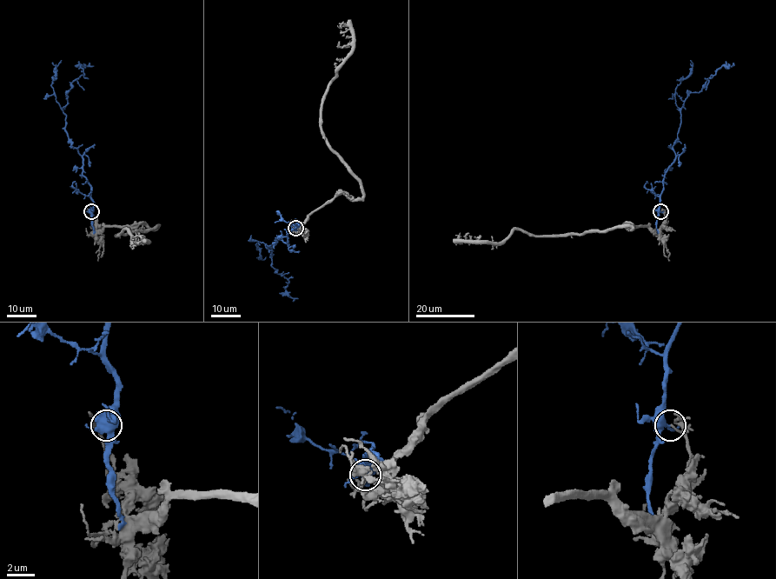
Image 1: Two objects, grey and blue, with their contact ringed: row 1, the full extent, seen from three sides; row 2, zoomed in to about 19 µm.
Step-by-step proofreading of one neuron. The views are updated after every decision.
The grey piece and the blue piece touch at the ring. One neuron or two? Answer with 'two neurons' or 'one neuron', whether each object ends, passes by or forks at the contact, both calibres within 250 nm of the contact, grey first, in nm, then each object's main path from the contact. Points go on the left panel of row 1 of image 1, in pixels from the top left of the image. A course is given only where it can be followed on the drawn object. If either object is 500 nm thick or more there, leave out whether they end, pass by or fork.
two neurons; grey ends; blue forks; calibres 120 and 280 nm; course grey (91, 211), (96, 230), (158, 226), (116, 236), (126, 229), (135, 242), (146, 242), (135, 240), (137, 233); course blue (91, 211), (91, 185), (63, 111), (71, 83), (89, 63)

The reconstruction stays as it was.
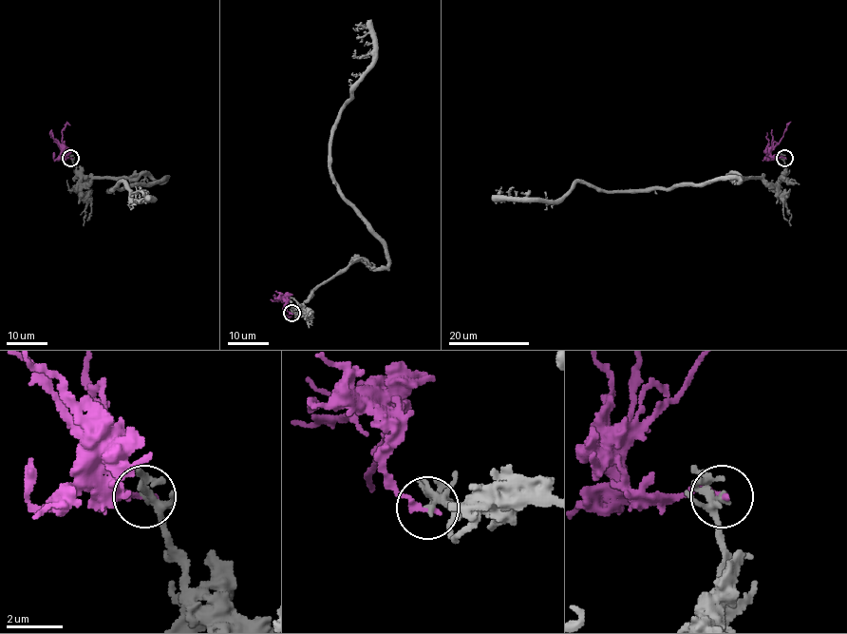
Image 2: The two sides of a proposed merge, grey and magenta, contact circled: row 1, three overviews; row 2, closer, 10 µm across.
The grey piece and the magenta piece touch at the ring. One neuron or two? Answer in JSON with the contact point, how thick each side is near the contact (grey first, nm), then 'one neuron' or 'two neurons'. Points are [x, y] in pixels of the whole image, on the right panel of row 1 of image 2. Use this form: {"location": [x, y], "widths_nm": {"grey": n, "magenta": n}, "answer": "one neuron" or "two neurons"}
{"location": [784, 158], "widths_nm": {"grey": 190, "magenta": 200}, "answer": "two neurons"}

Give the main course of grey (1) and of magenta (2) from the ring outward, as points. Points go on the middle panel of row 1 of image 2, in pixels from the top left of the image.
1: (291, 313), (356, 261), (388, 262), (386, 243), (330, 168), (330, 130), (372, 61), (373, 38), (360, 42)
2: (291, 313), (285, 307), (286, 298), (283, 312), (291, 316)

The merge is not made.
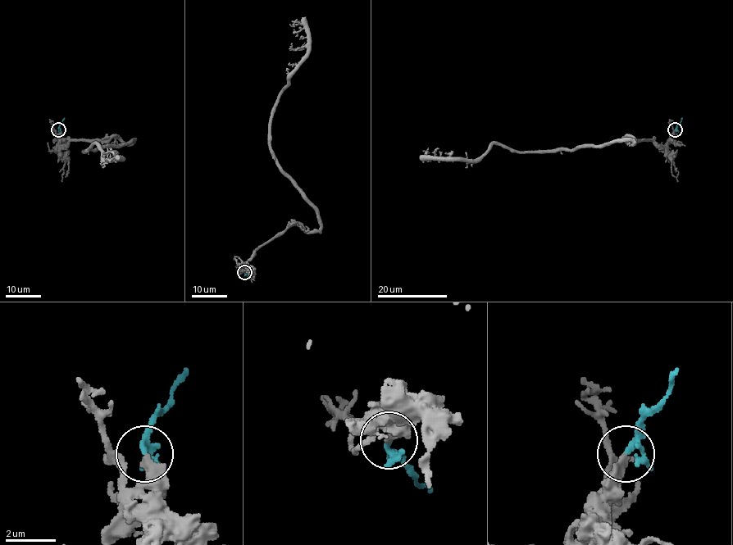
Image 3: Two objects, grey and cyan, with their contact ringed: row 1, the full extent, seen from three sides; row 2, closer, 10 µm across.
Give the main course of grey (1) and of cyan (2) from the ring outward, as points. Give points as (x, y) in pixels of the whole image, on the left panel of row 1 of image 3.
1: (58, 129), (64, 145), (134, 140), (84, 152), (96, 143), (106, 159), (120, 159), (106, 156), (110, 148)
2: (58, 129), (64, 117)

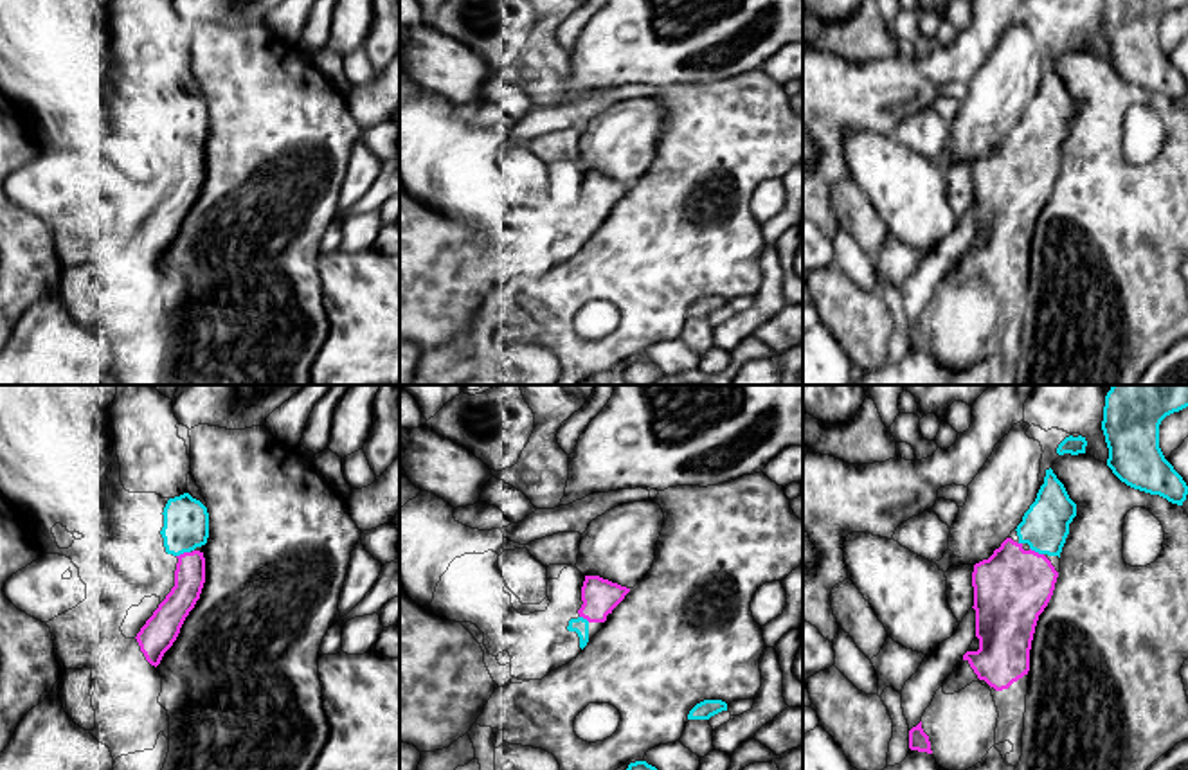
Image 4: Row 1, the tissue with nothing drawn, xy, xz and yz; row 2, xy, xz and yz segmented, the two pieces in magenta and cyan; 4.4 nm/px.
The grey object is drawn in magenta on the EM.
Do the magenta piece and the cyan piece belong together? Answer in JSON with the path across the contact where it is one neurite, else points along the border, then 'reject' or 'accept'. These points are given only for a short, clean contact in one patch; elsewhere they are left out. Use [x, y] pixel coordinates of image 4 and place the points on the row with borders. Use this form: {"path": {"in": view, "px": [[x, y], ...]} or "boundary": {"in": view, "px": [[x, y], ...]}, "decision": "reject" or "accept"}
{"path": {"in": "xy", "px": [[189, 576], [189, 564], [184, 553], [186, 520]]}, "decision": "accept"}

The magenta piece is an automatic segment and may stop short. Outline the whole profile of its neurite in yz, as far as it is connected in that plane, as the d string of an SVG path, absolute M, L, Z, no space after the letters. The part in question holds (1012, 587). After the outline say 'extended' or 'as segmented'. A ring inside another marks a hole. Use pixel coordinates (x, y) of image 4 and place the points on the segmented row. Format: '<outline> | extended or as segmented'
M1049 468L1015 529L1019 540L1006 538L988 560L974 565L979 649L967 651L963 660L995 691L1008 689L1030 671L1035 626L1058 578L1048 558L1060 558L1075 516L1076 504Z | extended

